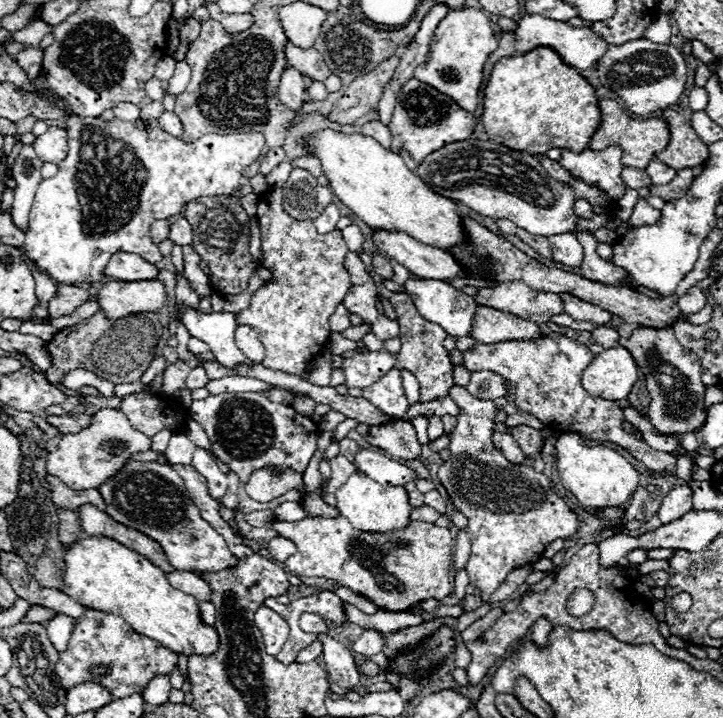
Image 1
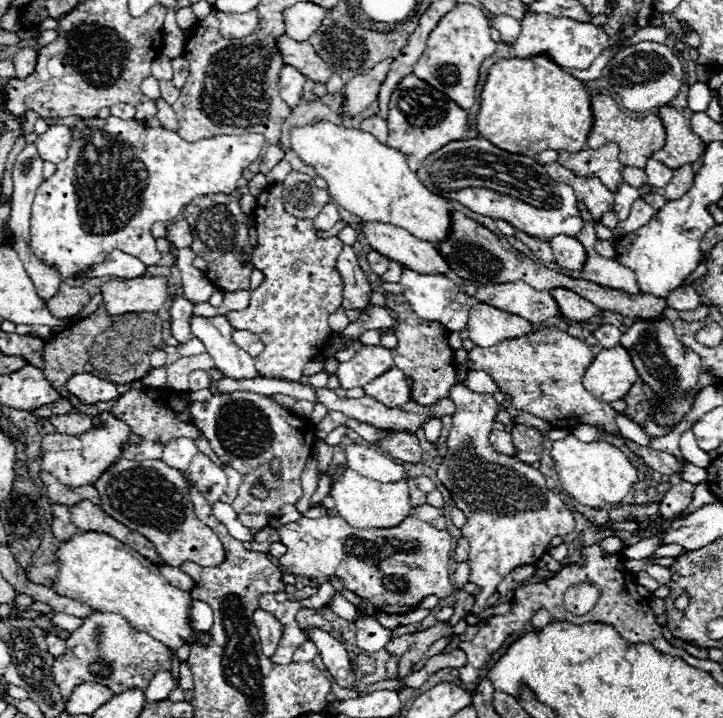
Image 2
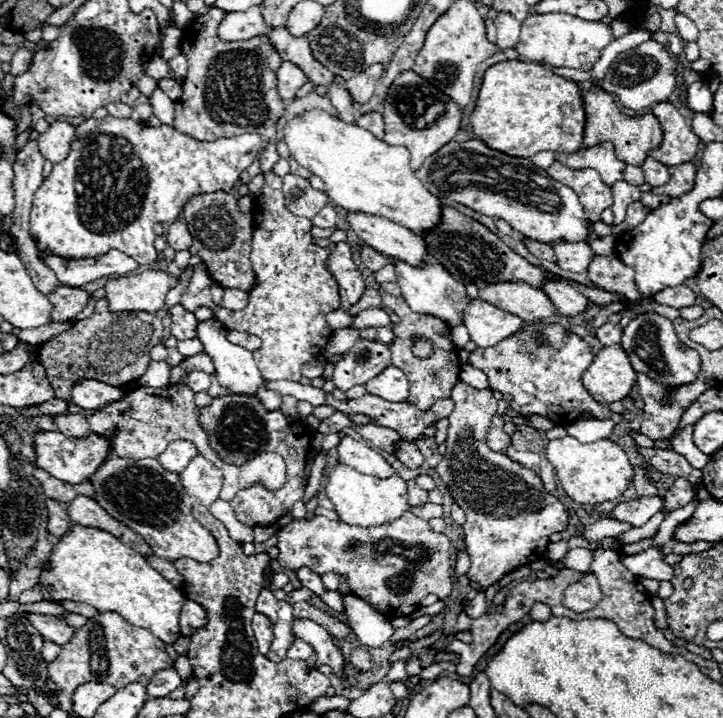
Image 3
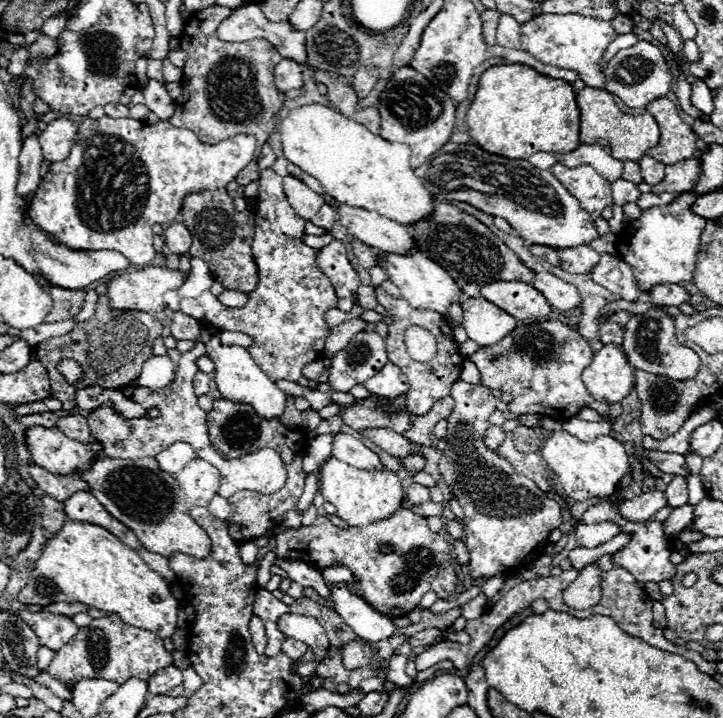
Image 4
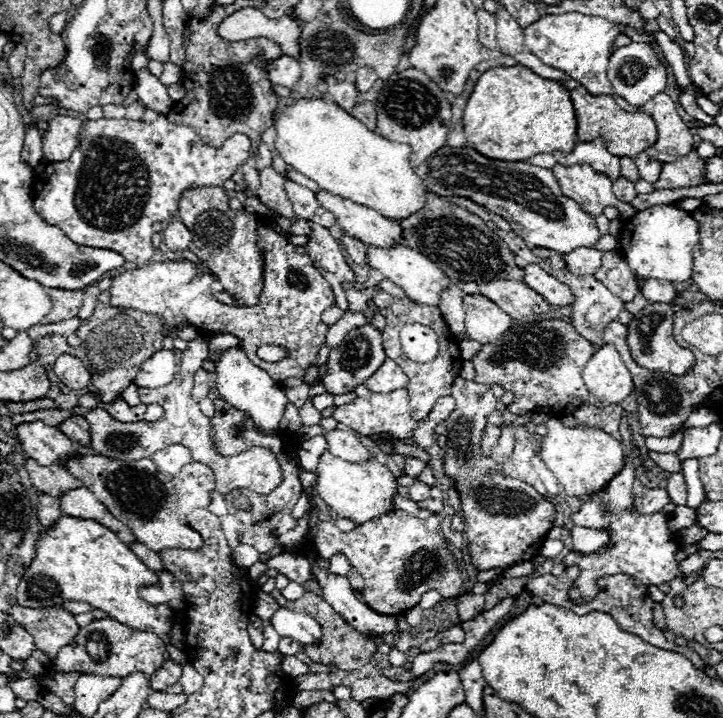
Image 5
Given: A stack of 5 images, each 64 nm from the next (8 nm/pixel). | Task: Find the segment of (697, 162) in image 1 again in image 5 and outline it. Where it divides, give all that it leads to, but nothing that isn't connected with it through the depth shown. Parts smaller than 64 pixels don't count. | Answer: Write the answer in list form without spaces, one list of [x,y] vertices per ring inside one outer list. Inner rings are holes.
[[[666,92],[654,96],[640,110],[648,112],[658,128],[656,144],[646,150],[650,158],[658,162],[674,162],[680,156],[688,156],[688,152],[694,146],[692,130],[682,122],[682,118],[676,112],[674,100]]]

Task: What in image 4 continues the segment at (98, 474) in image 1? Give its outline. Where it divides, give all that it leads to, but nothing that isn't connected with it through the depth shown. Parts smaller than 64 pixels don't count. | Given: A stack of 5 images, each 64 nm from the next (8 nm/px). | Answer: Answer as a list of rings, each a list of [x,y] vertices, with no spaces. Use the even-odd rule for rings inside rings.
[[[32,426],[26,432],[28,450],[32,454],[32,462],[54,472],[56,476],[78,476],[92,468],[94,460],[100,458],[102,446],[88,442],[82,444],[64,436],[58,428],[42,428]]]

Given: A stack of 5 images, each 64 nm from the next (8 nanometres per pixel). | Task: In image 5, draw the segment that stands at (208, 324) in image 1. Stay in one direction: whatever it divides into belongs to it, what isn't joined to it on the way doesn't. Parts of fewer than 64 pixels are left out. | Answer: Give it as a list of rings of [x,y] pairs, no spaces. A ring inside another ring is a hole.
[[[238,346],[220,352],[220,358],[216,360],[216,390],[220,392],[222,400],[238,410],[246,410],[264,432],[278,428],[278,422],[288,404],[284,390],[262,368],[254,366],[246,358],[246,352],[242,352]]]

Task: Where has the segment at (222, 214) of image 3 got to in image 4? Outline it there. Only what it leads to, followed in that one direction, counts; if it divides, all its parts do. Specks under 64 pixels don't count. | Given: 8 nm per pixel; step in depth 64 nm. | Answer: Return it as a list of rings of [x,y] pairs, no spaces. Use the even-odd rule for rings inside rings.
[[[226,190],[188,194],[182,204],[182,222],[192,234],[192,244],[188,254],[202,258],[214,280],[218,280],[226,290],[240,290],[250,294],[258,286],[258,272],[252,260],[252,240],[254,240],[254,214],[250,210],[238,212],[232,204],[232,196]]]

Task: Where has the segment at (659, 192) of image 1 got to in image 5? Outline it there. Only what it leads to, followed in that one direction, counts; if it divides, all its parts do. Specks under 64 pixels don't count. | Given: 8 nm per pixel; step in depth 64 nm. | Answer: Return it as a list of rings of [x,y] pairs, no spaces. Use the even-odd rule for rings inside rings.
[[[696,148],[674,162],[662,164],[662,176],[654,182],[656,190],[662,188],[690,188],[704,182],[704,160],[696,154]]]

